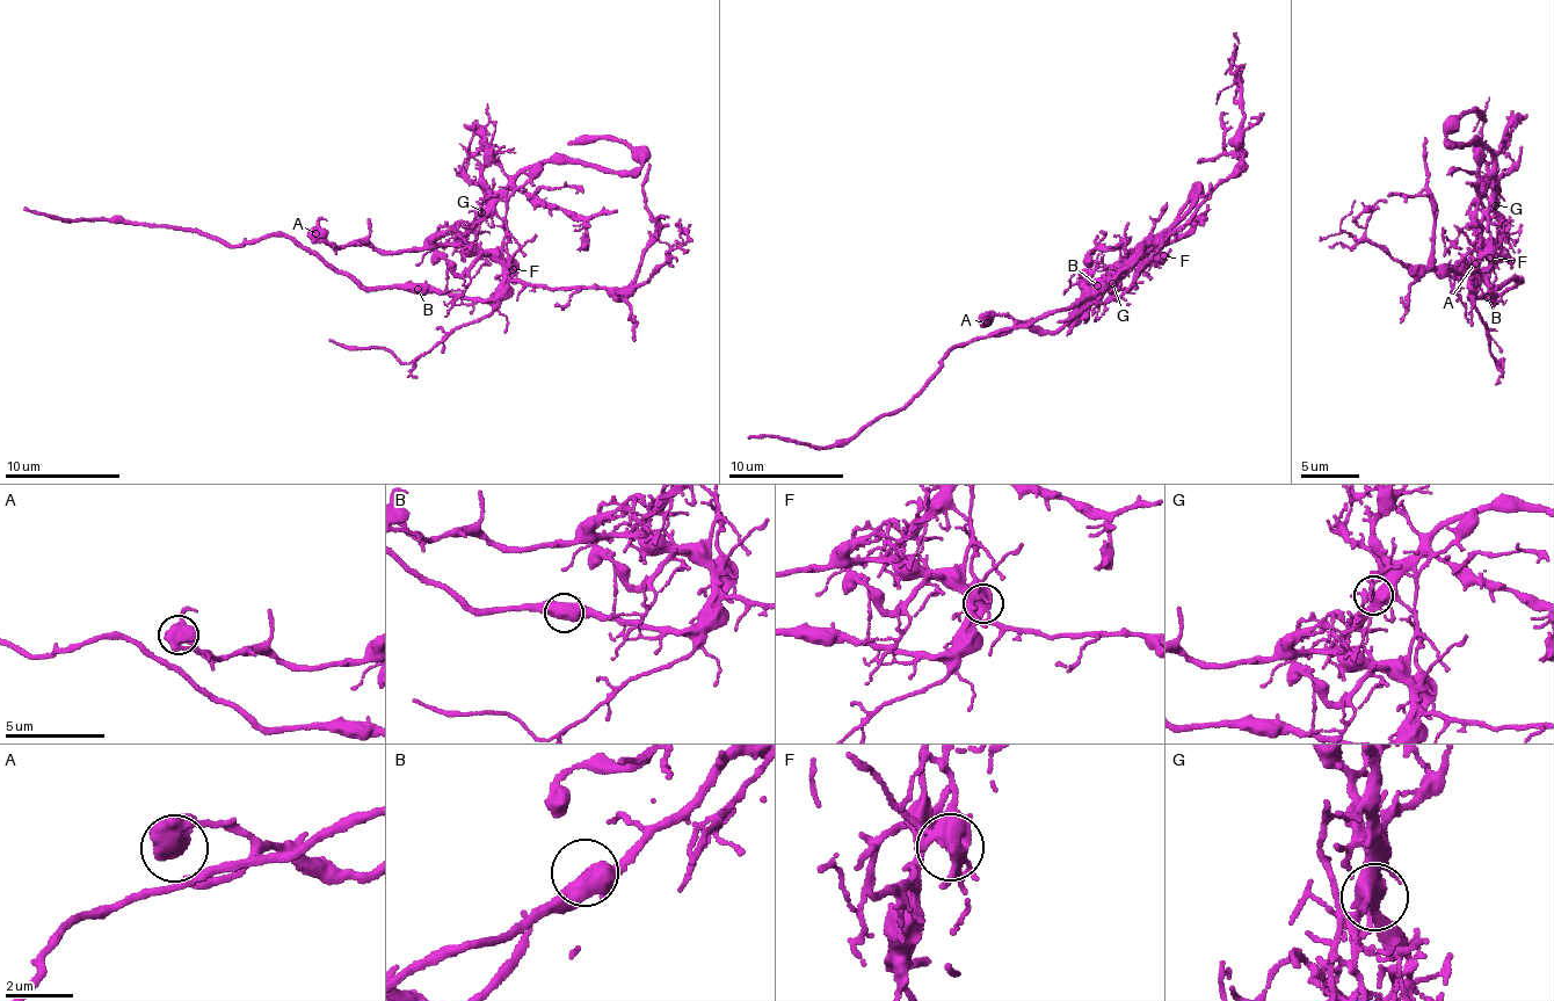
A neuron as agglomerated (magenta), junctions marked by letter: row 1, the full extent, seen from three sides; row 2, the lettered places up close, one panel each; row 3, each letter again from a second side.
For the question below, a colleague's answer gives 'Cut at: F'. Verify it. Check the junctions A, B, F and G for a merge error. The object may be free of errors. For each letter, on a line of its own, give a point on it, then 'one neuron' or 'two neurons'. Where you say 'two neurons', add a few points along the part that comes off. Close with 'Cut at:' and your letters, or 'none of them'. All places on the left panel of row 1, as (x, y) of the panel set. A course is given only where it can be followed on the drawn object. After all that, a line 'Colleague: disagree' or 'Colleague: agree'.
A: (316, 233) | one neuron
B: (418, 289) | one neuron
F: (513, 269) | two neurons | (514, 270), (495, 215), (510, 181), (546, 161), (641, 166), (612, 139), (568, 145)
G: (481, 212) | one neuron
Cut at: F
Colleague: agree

